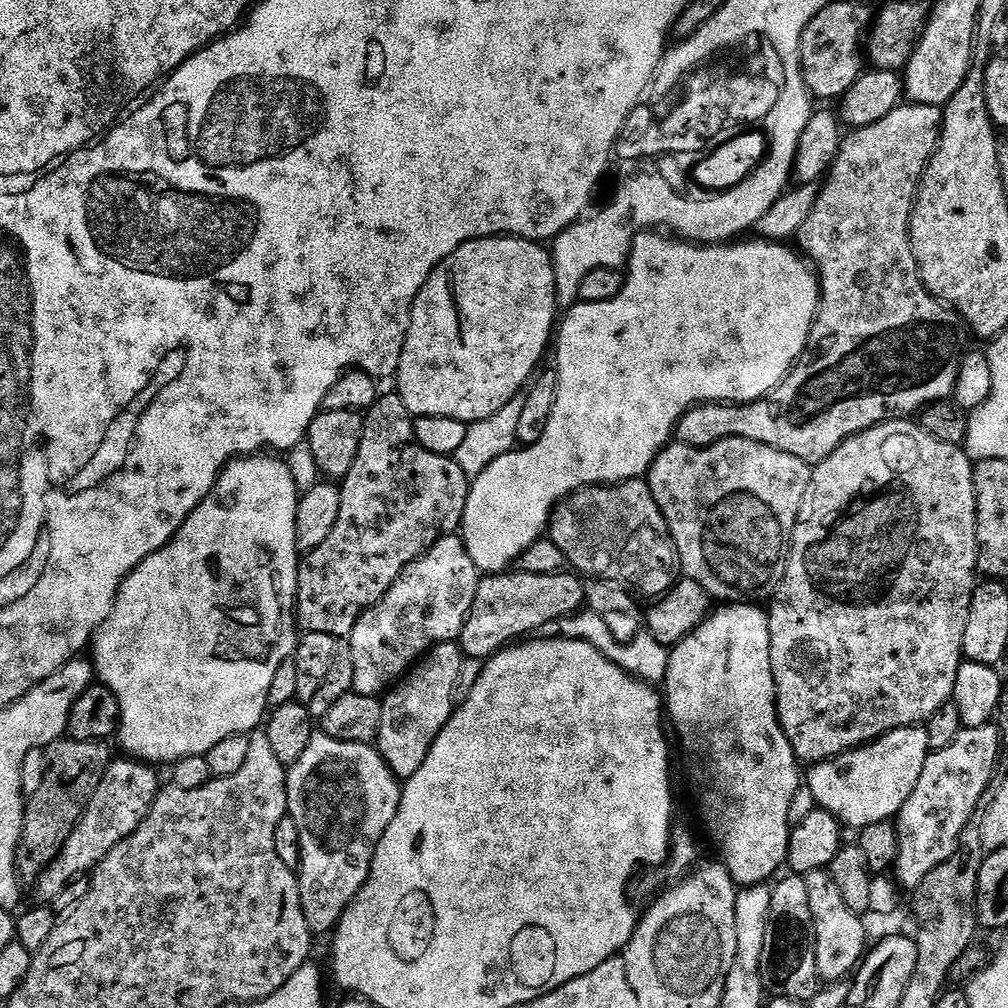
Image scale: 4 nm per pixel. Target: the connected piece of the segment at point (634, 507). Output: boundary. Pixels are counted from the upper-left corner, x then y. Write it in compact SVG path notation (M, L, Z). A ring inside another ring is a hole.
M644 478L623 480L620 484L597 484L594 488L579 488L553 508L546 536L554 542L554 546L558 546L558 550L562 550L565 561L581 577L605 580L619 588L627 588L640 598L665 596L675 588L681 571L680 555L668 533L668 523L658 502L654 502L654 494L650 494L650 486Z

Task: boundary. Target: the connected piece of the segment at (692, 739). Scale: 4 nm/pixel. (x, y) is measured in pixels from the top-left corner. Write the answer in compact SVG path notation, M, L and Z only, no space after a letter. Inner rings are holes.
M725 603L717 608L720 609L717 612L715 609L681 644L675 645L669 651L668 669L662 681L662 696L666 701L667 719L676 727L676 736L680 739L685 754L688 755L688 761L684 764L685 770L688 771L688 780L692 784L697 784L692 796L696 799L697 806L700 807L700 820L704 823L709 838L716 843L716 848L720 851L721 856L719 859L722 861L724 869L731 874L732 881L738 886L751 886L771 881L777 875L775 872L779 868L785 867L788 859L790 802L794 798L794 794L802 787L802 768L782 730L776 713L776 687L770 666L770 630L768 629L767 611L756 604Z

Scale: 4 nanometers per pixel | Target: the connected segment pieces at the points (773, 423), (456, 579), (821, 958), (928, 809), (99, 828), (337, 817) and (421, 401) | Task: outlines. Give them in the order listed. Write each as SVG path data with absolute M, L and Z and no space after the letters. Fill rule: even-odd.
M904 102L900 107L890 110L890 114L886 114L886 118L882 118L882 122L874 122L874 126L849 131L841 139L836 160L828 169L827 176L823 177L818 202L814 202L810 216L806 218L800 232L794 237L795 243L800 243L801 249L799 248L799 251L815 265L822 277L820 309L816 311L816 321L812 323L812 333L808 336L808 345L804 347L803 354L792 367L792 371L788 373L788 377L775 390L769 392L763 400L755 400L749 404L697 404L695 408L690 409L676 424L675 443L705 448L706 446L714 446L714 442L722 442L726 438L746 438L750 442L762 442L774 450L793 455L794 458L800 458L809 466L815 466L821 464L830 454L834 454L834 450L838 450L838 446L842 446L842 442L846 442L859 432L864 432L868 428L874 427L875 424L884 424L896 417L911 417L911 412L913 414L919 413L929 404L939 404L951 397L958 378L960 359L964 357L966 351L964 343L970 340L970 333L959 314L952 311L941 300L937 300L924 285L912 249L912 205L916 202L920 179L923 178L926 166L934 154L936 143L940 141L941 119L940 108Z
M456 534L440 537L440 541L429 552L406 565L402 574L394 582L394 586L386 590L386 594L373 608L367 608L361 614L352 635L347 637L354 658L352 691L379 697L387 693L424 653L435 648L437 644L455 641L474 606L474 594L478 590L481 579L480 569L474 566L463 539Z
M828 871L812 872L804 877L804 881L810 894L812 930L816 933L816 974L824 984L835 984L837 980L847 977L864 959L869 943L868 932L860 921L863 919L846 906Z
M995 723L983 724L977 728L963 727L958 738L950 742L950 746L937 752L929 751L926 766L922 766L922 774L918 777L918 786L914 786L910 798L906 798L900 812L894 817L898 830L898 856L894 865L894 880L901 889L915 890L922 878L926 878L926 874L934 870L934 866L942 866L942 862L946 862L946 858L950 858L950 854L956 852L962 830L966 830L966 826L973 823L980 808L982 794L989 791L993 783L992 775L995 774L996 763L1000 760L1000 732L996 727Z
M113 759L106 774L102 774L102 782L98 790L94 790L94 798L90 798L78 826L74 826L74 834L66 838L58 858L54 858L40 879L35 881L37 901L55 902L71 888L74 881L87 877L95 870L102 858L106 858L106 854L118 846L118 842L130 838L130 834L142 826L146 814L150 814L162 787L160 776L156 773L159 771L142 760L123 759Z
M313 734L310 738L310 746L306 746L306 754L302 754L302 758L298 758L298 762L288 768L288 815L294 818L294 826L298 826L298 838L302 846L298 869L300 901L302 902L302 914L306 914L306 922L313 934L331 933L342 918L342 914L350 906L352 899L358 894L358 890L362 890L362 886L372 869L374 854L378 850L378 842L382 838L382 834L386 834L386 826L390 826L390 822L394 822L394 814L398 814L401 791L401 781L397 780L396 775L388 769L388 764L380 757L379 751L372 744L338 742L323 734Z
M487 236L481 240L471 240L454 254L450 254L442 263L426 278L422 290L412 307L412 321L406 334L406 342L402 346L402 358L394 377L395 391L402 398L406 410L417 416L437 416L438 418L454 418L461 420L463 424L476 424L480 420L490 418L490 414L498 414L506 402L510 402L516 396L525 391L526 385L537 375L541 367L540 359L544 351L549 351L554 340L554 329L558 324L558 305L556 302L556 275L552 265L552 253L543 243L535 240L522 240L519 236Z

